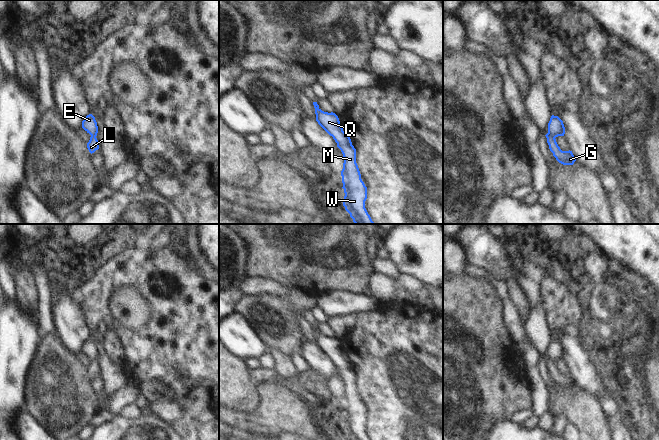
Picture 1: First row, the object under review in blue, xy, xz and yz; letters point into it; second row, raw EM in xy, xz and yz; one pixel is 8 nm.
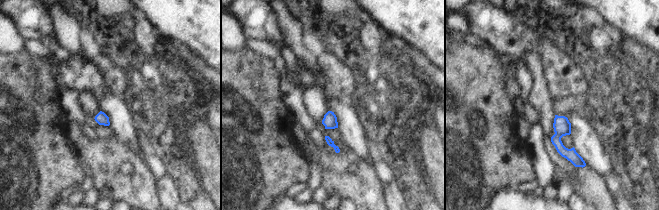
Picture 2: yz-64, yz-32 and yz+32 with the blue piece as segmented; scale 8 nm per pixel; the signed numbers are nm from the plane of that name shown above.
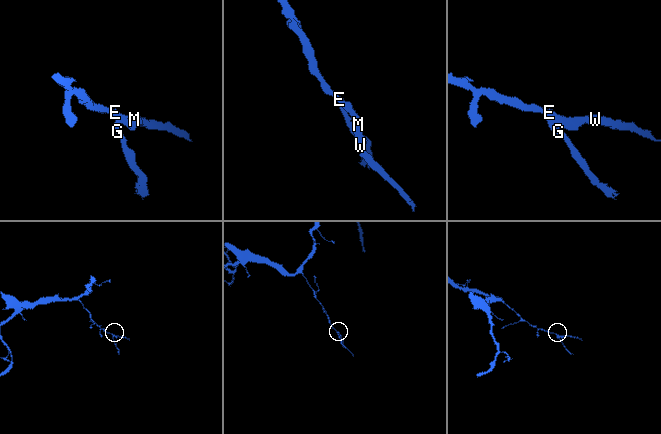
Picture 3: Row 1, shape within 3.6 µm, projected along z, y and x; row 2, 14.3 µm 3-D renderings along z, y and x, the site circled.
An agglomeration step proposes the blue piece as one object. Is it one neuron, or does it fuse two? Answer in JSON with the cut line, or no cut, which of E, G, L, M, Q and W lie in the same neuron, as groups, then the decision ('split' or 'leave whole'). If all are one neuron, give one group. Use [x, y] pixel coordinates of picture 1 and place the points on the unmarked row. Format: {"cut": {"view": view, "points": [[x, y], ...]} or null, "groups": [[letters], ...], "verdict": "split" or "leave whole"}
{"cut": {"view": "yz", "points": [[548, 356], [555, 361]]}, "groups": [["E", "M", "Q", "W"], ["G", "L"]], "verdict": "split"}

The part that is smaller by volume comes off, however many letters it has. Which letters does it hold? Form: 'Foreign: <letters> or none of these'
Foreign: G, L.

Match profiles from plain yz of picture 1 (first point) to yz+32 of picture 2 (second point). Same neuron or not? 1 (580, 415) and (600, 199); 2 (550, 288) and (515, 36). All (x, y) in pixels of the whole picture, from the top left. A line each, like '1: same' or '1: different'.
1: same
2: same

